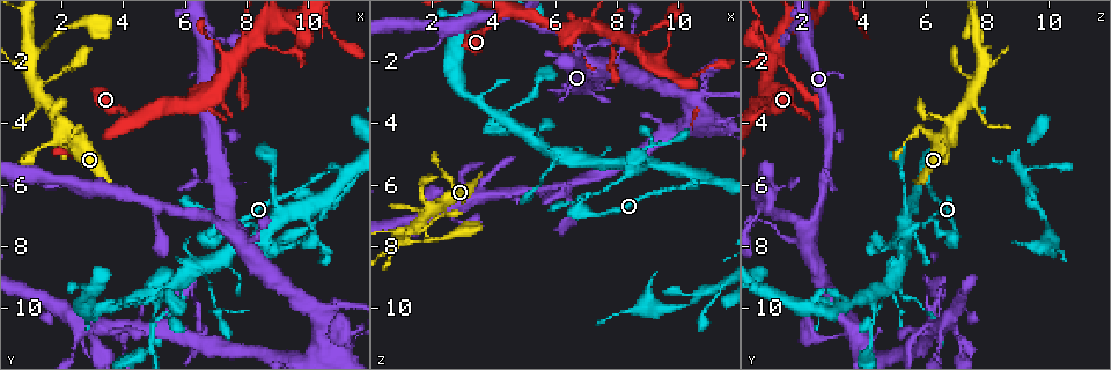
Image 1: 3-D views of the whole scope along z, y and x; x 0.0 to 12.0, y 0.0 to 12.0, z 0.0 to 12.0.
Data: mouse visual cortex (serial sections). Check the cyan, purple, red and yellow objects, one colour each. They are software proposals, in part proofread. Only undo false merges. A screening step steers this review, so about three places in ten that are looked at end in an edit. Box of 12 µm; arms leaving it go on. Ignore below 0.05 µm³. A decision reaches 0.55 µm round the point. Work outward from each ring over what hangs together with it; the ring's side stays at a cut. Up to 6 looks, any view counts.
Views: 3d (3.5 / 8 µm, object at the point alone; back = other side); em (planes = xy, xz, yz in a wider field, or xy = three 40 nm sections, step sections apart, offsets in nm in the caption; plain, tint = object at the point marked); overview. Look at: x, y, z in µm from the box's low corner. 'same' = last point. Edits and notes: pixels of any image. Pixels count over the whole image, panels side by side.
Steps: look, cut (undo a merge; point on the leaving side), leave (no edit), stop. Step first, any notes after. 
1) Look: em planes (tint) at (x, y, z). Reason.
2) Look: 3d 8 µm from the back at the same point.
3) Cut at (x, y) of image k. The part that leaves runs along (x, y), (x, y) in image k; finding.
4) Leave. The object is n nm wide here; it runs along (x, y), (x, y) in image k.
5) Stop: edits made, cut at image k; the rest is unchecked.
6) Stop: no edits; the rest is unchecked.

Look: em xy step 1 (tint) at (7.7, 1.9, 1.1). Looks like a crossing.

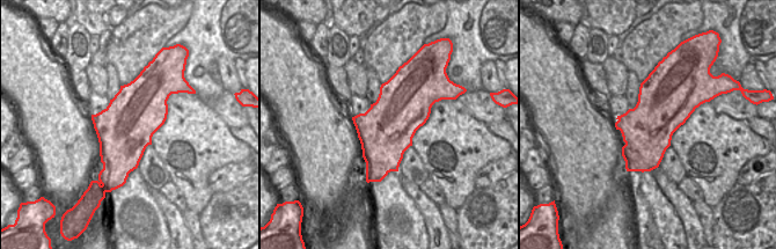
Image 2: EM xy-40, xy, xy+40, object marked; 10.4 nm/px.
Look: 3d 3.5 µm from the back at the same point. See where the arms go.

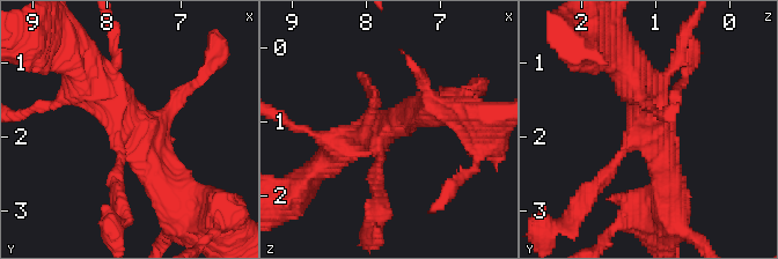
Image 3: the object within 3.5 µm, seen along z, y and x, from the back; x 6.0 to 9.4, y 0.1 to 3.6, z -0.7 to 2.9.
Leave. It runs along (164, 189), (118, 104), (82, 65) in image 3; continuous, no second cell.

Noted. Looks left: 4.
Look: 3d 8 µm at (7.5, 7.4, 2.3). Sharp bend.

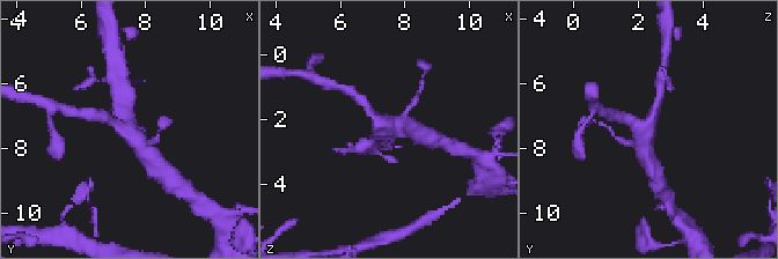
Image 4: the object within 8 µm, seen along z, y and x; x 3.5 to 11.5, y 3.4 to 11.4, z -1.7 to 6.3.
Look: 3d 3.5 µm at (7.4, 7.3, 2.2). Closer look.

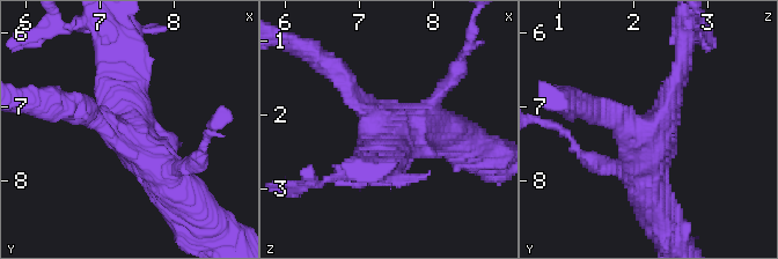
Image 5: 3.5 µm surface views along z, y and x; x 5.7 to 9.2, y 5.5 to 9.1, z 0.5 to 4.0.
Look: em xy step 2 (tint) at (7.40, 7.30, 2.30). 3 arms meet here; the arms are 250, 250, 600 nm wide.

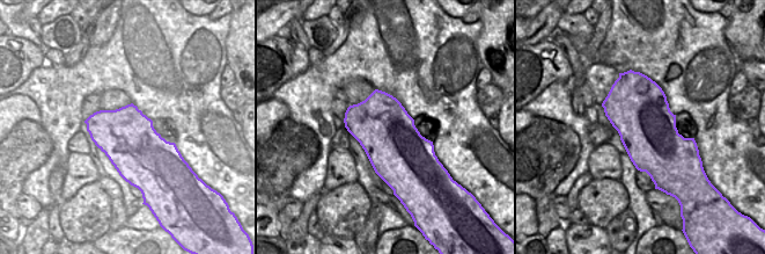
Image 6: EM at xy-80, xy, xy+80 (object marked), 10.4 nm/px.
Leave. It runs along (123, 59), (134, 141), (176, 191) in image 5; one cell here.

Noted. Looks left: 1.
Stop: no edits; the rest is unchecked.

